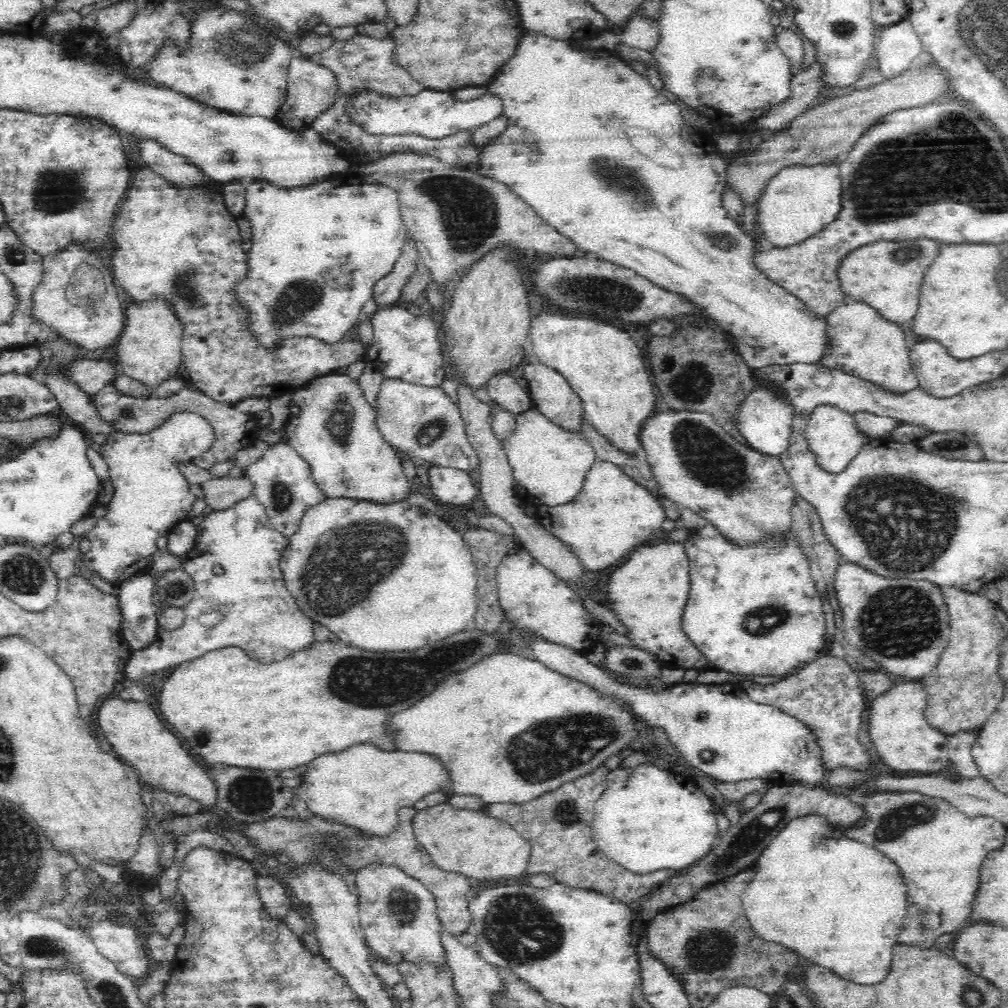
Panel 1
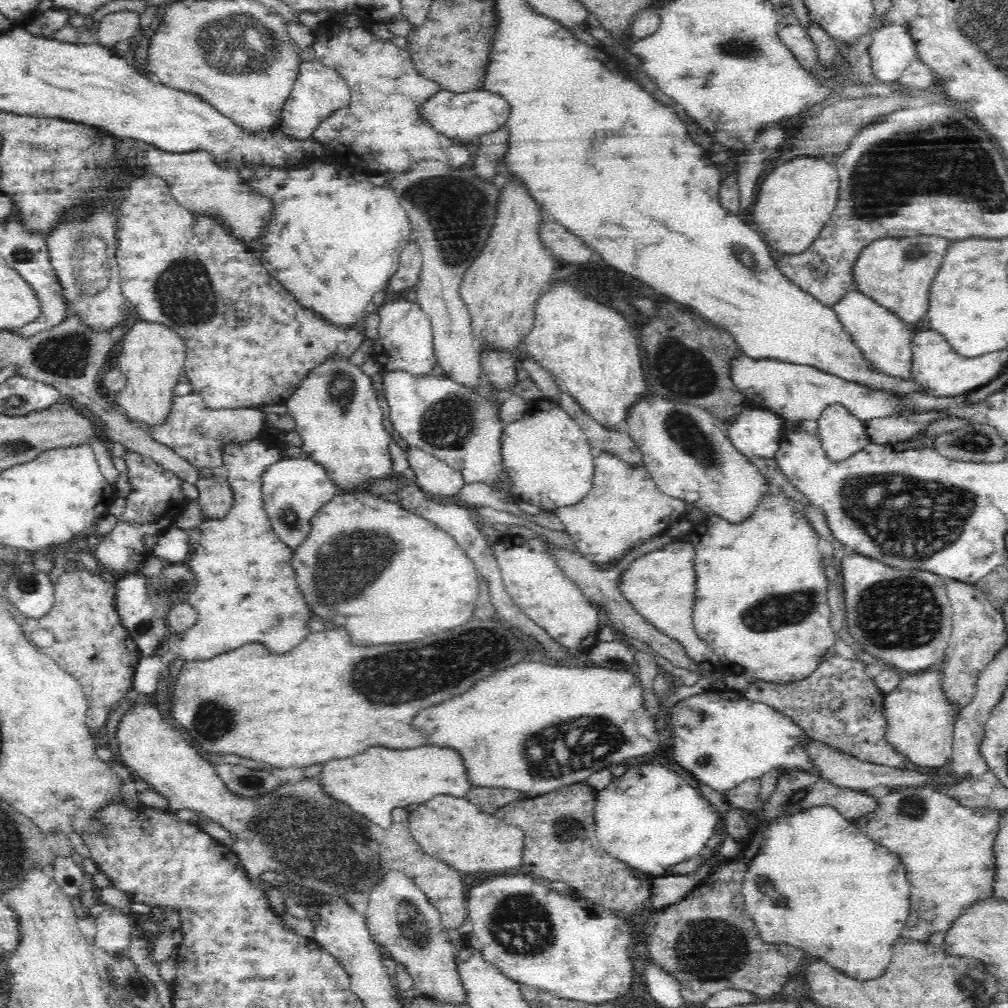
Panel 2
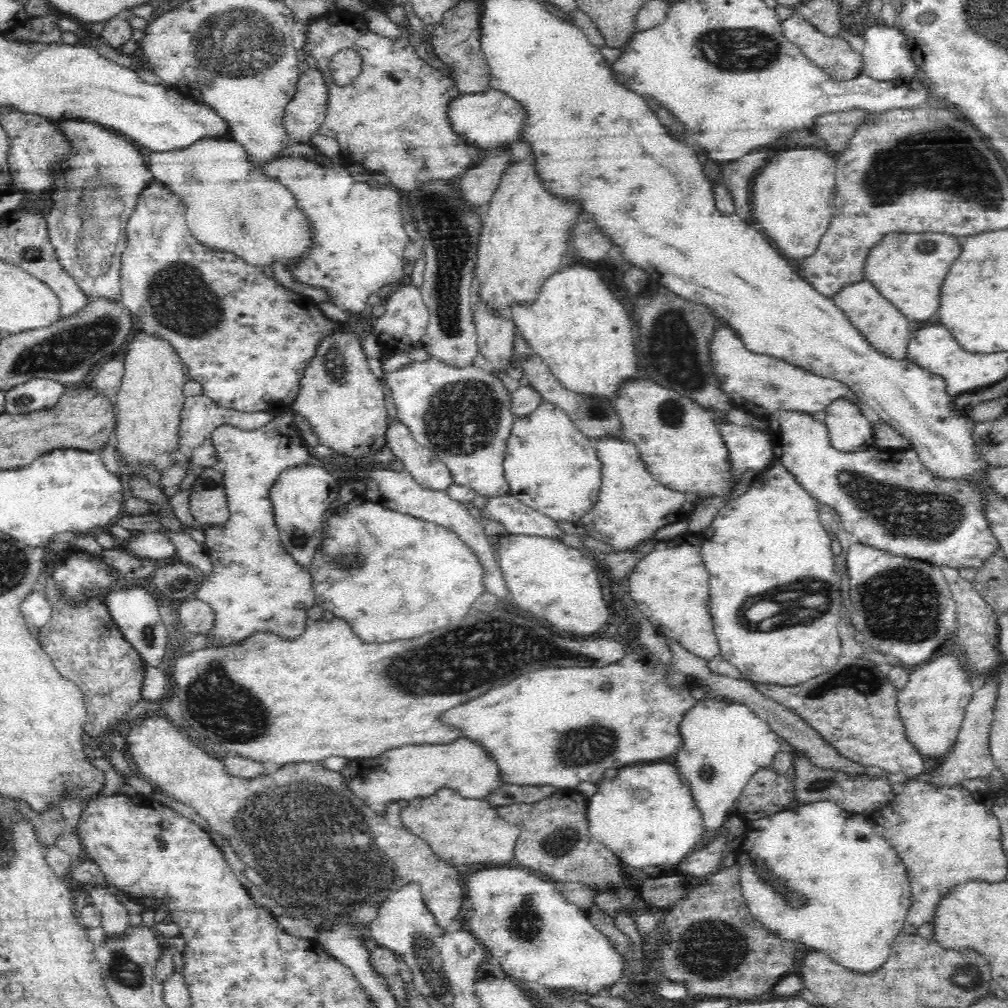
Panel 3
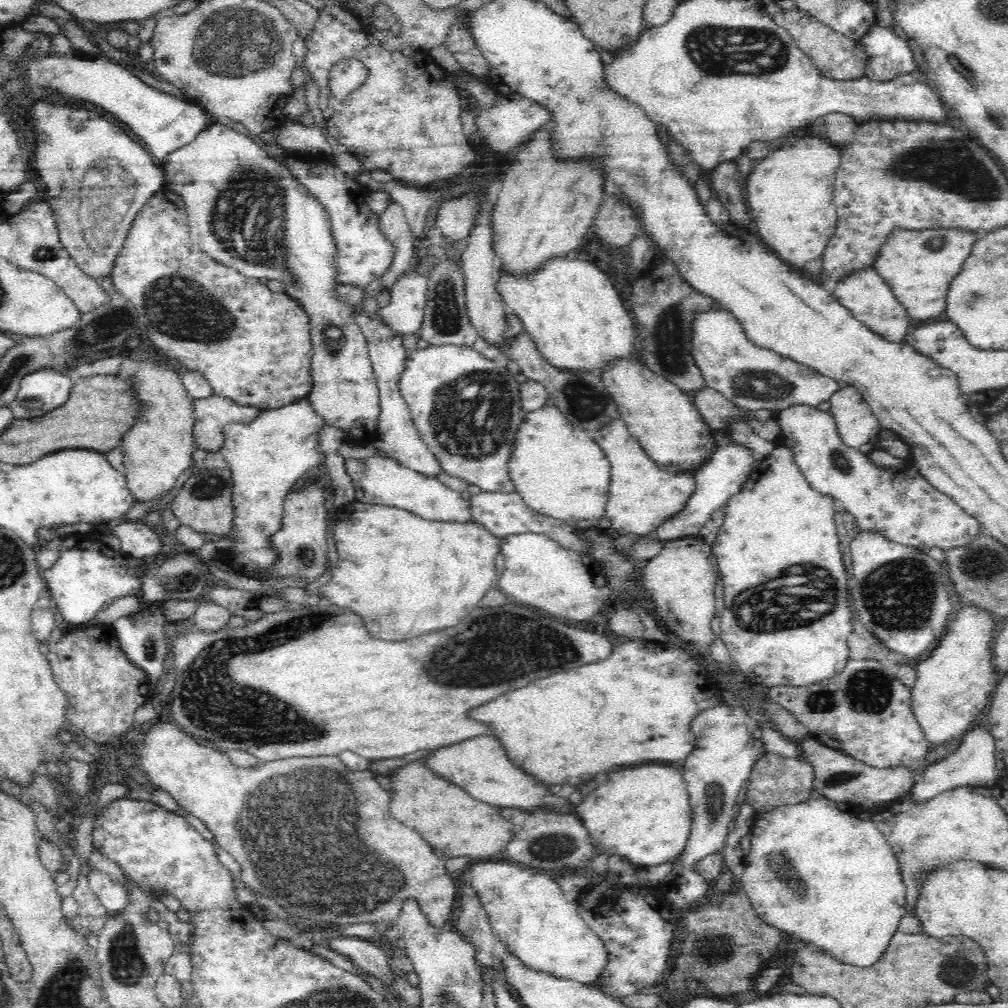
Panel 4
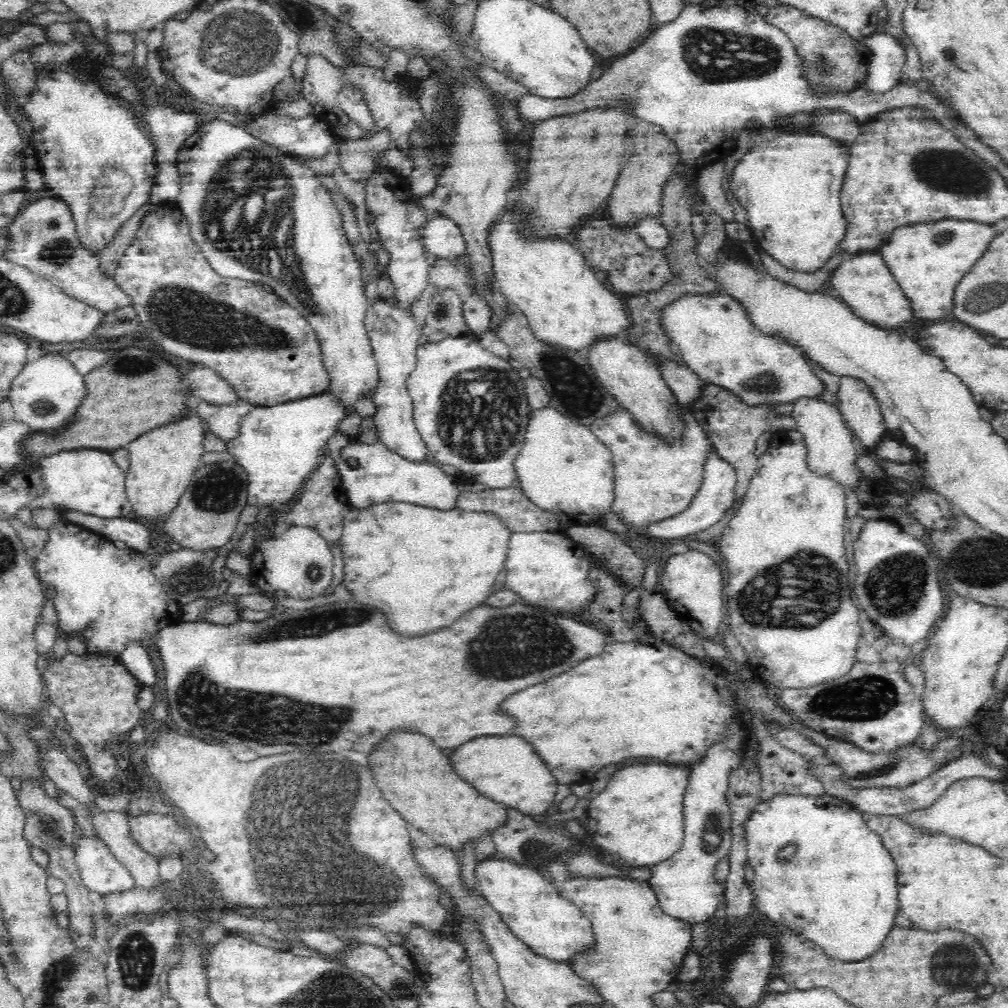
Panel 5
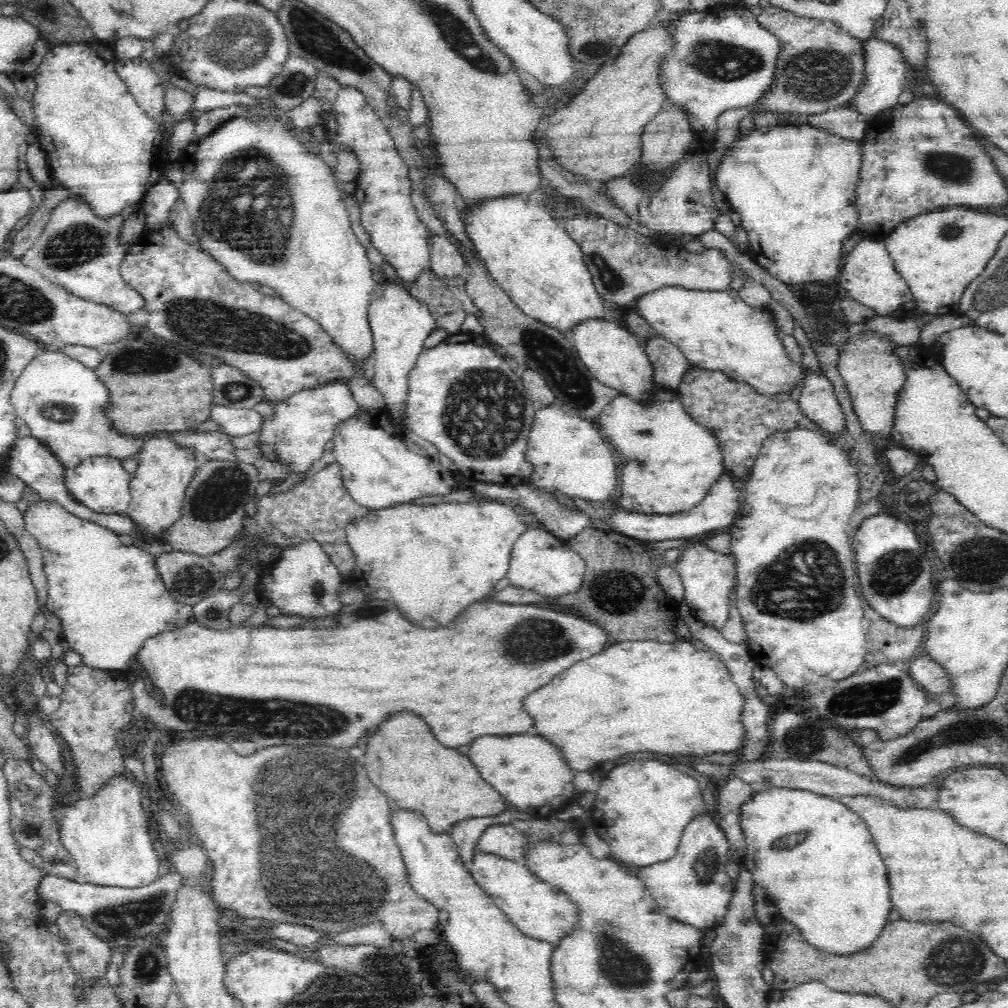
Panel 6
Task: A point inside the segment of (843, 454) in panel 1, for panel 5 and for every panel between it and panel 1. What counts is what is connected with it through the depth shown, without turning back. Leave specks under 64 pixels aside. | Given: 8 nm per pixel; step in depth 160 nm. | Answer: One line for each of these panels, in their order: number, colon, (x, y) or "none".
2: (841, 435)
3: (848, 429)
4: (858, 428)
5: (859, 410)

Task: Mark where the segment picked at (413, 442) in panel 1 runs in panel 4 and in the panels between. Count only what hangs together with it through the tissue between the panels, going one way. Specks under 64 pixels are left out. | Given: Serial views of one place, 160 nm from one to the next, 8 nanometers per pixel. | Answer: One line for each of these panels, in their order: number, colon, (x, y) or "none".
2: (462, 428)
3: (464, 416)
4: (466, 409)

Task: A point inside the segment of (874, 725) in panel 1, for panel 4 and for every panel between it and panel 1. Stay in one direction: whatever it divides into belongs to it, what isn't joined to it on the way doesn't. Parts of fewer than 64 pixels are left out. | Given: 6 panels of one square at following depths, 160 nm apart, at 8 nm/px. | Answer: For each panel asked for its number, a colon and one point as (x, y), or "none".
2: (919, 724)
3: (932, 705)
4: (952, 687)

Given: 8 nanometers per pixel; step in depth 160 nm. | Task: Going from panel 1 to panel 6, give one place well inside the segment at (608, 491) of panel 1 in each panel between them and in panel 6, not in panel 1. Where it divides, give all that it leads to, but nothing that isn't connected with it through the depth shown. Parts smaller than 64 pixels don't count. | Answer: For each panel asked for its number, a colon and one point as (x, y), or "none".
2: (624, 508)
3: (631, 506)
4: (641, 497)
5: (653, 481)
6: (670, 461)

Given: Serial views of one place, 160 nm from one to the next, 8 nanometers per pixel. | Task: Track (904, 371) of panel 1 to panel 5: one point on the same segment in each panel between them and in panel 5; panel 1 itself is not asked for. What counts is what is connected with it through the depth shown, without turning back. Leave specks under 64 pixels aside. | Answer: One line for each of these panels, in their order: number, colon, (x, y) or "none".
2: (884, 341)
3: (886, 329)
4: (864, 294)
5: (864, 283)

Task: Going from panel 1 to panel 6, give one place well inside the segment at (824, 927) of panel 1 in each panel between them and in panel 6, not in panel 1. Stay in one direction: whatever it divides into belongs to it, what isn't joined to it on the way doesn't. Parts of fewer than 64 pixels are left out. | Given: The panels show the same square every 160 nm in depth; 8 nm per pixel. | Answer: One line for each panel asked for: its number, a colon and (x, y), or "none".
2: (835, 895)
3: (813, 873)
4: (854, 897)
5: (840, 887)
6: (834, 886)

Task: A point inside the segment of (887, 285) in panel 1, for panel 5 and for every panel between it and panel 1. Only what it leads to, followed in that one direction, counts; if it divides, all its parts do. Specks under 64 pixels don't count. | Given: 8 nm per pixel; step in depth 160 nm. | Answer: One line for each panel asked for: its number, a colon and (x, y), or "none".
2: (896, 273)
3: (900, 268)
4: (918, 273)
5: (927, 260)

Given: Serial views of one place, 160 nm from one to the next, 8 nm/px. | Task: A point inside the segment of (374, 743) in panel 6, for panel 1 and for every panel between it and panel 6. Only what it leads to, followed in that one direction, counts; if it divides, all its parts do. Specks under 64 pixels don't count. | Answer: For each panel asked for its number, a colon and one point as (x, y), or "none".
1: (472, 842)
2: (454, 831)
3: (461, 831)
4: (444, 814)
5: (415, 777)

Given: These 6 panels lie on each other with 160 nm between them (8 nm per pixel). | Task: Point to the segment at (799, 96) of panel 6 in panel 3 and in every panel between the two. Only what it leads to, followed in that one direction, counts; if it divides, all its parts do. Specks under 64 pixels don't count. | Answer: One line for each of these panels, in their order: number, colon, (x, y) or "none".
3: (834, 56)
4: (837, 56)
5: (831, 55)

